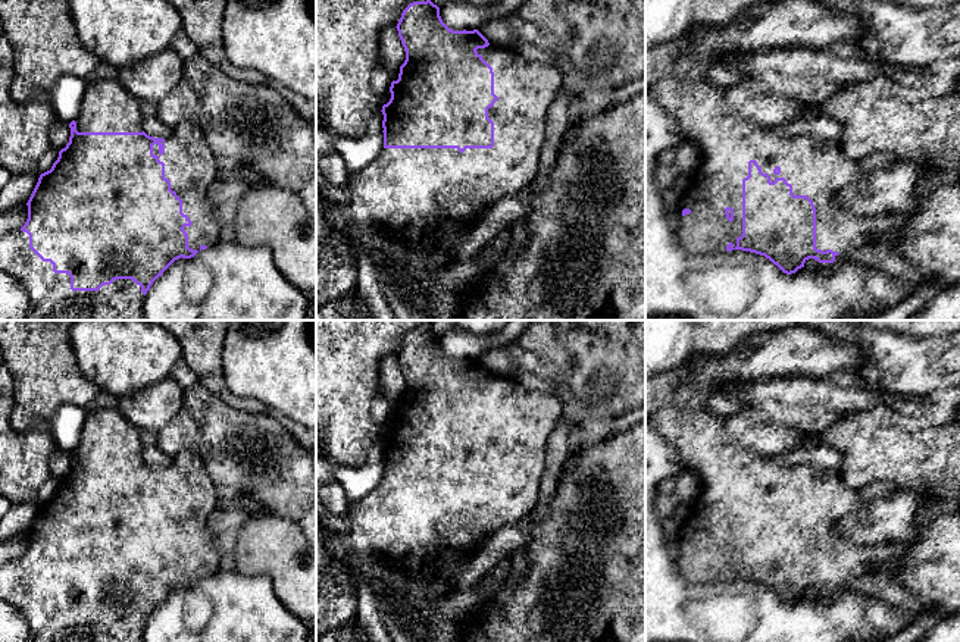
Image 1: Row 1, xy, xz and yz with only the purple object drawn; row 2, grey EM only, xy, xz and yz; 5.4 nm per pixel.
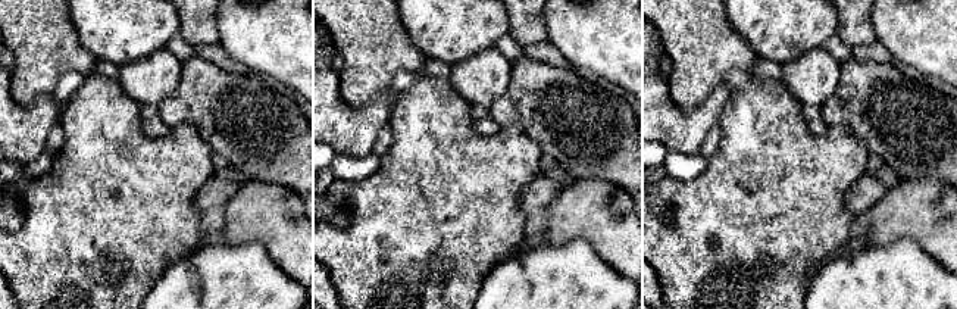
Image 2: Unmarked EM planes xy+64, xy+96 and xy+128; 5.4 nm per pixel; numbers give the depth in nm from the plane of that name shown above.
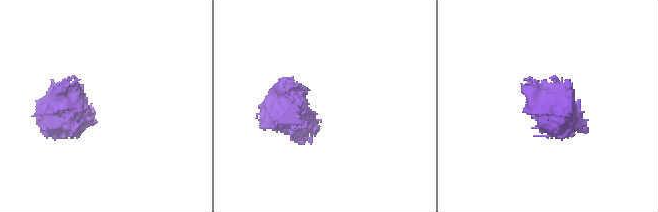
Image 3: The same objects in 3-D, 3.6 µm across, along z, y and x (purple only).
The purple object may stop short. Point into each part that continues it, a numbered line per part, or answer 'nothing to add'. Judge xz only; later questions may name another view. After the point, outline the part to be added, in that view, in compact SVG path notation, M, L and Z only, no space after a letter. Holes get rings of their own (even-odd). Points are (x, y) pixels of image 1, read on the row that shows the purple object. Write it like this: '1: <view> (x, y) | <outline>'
1: xz (430, 199) | M491 43L476 51L494 72L494 94L498 100L488 109L488 118L494 122L494 147L466 148L463 153L457 148L382 148L360 172L348 173L344 188L350 200L334 203L322 197L322 209L328 228L350 245L354 260L359 254L401 244L419 251L434 266L448 264L453 262L453 248L468 238L498 200L532 184L545 137L547 113L566 87L567 71L563 65L525 60L516 51Z

